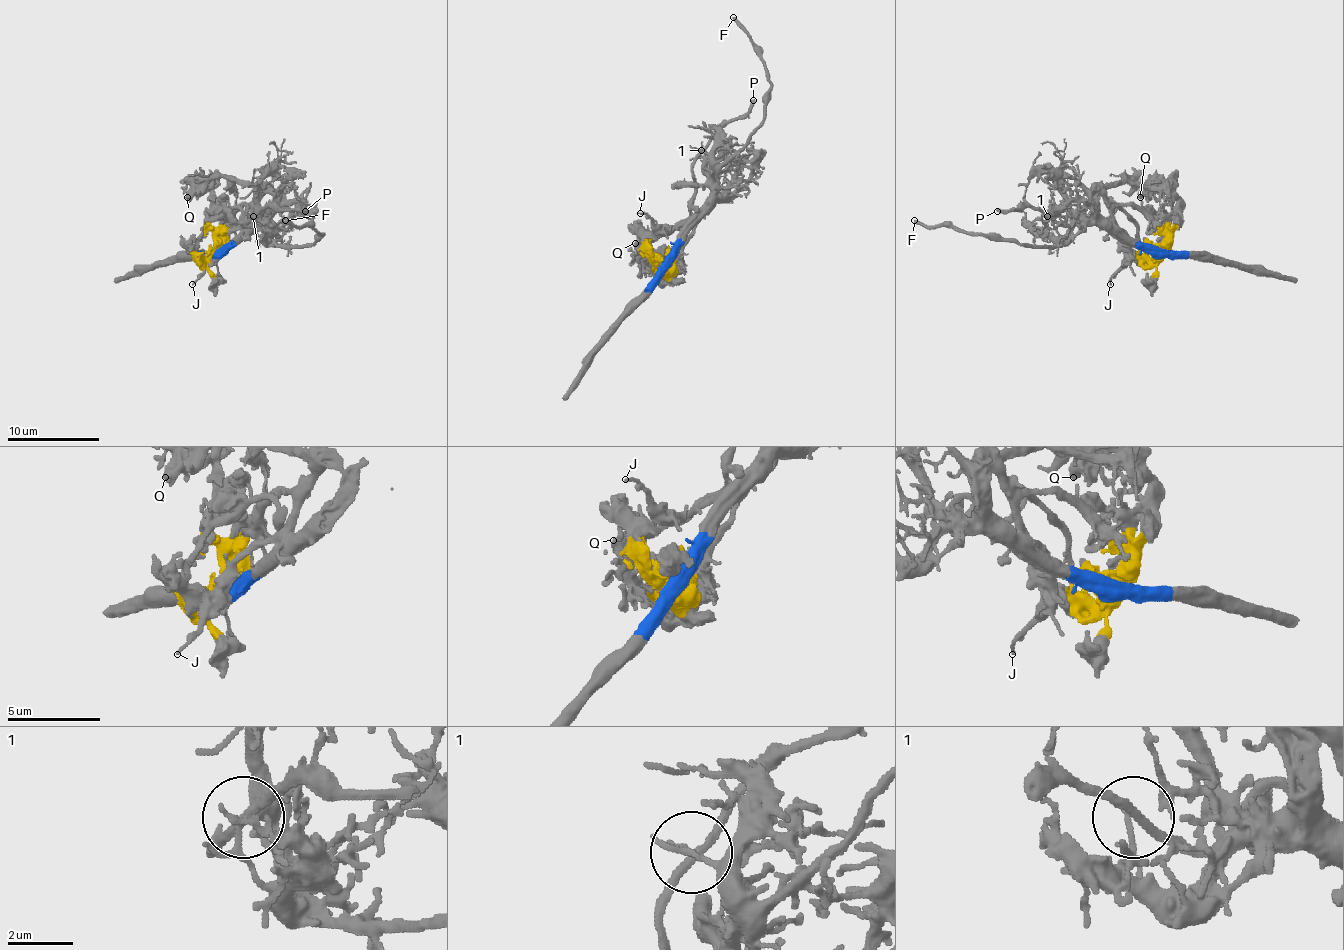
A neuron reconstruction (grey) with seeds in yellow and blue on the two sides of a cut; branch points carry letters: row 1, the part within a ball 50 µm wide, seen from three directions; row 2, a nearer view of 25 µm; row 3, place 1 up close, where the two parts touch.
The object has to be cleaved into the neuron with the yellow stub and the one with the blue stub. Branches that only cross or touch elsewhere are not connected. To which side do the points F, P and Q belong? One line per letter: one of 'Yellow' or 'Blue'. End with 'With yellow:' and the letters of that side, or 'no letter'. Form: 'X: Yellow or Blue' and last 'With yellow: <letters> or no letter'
F: Blue
P: Yellow
Q: Yellow
With yellow: P, Q

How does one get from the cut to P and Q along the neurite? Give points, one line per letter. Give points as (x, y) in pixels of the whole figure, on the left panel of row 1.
P: (214, 251), (202, 255), (195, 239), (237, 207), (241, 216), (246, 207), (243, 225), (266, 207), (306, 211)
Q: (214, 251), (209, 218), (214, 214), (214, 198), (204, 184), (197, 184), (186, 198)

